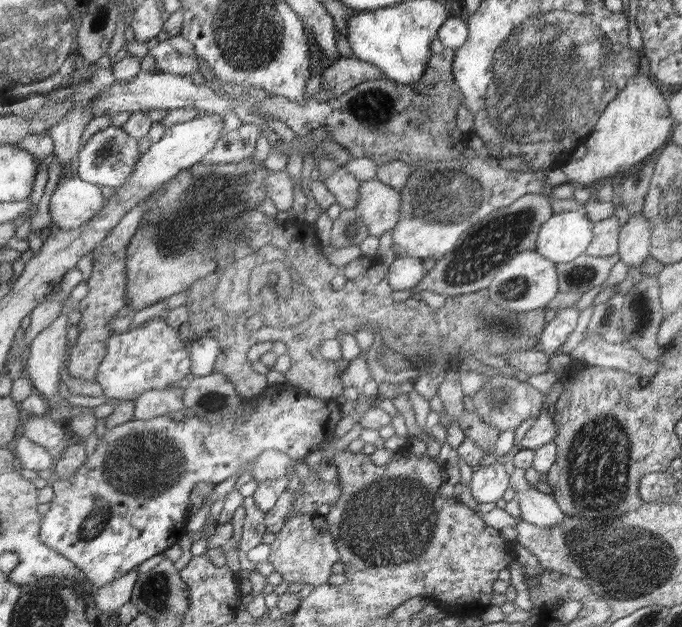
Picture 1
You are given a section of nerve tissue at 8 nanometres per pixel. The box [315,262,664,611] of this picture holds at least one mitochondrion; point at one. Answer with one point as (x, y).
(389, 522)

